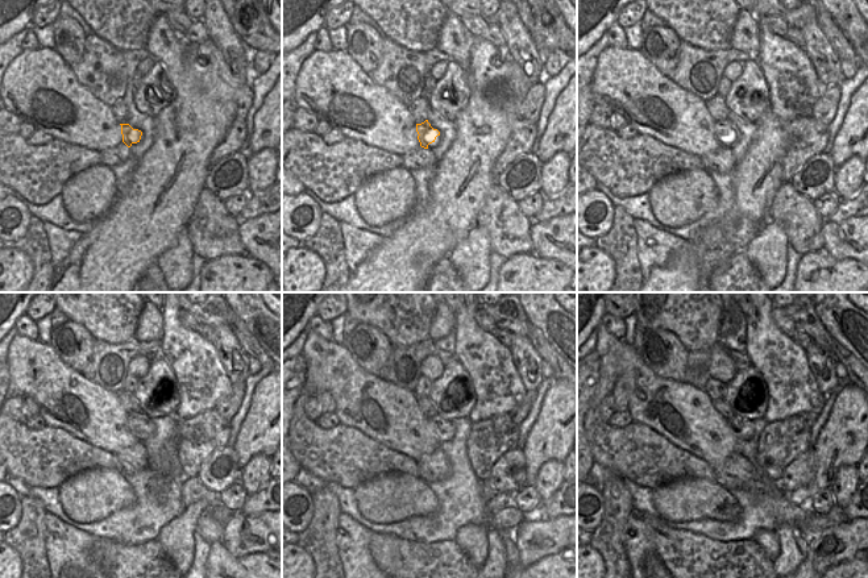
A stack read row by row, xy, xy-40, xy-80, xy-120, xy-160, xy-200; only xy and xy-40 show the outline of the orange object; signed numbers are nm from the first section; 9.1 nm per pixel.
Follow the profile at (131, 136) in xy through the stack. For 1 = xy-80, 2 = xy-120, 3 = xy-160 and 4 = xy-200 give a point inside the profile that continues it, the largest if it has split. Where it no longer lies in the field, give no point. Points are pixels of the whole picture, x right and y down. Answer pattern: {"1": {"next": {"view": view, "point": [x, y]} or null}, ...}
{"1": {"next": {"view": "xy-80", "point": [725, 129]}}, "2": {"next": {"view": "xy-120", "point": [141, 427]}}, "3": {"next": {"view": "xy-160", "point": [443, 429]}}, "4": {"next": {"view": "xy-200", "point": [743, 429]}}}

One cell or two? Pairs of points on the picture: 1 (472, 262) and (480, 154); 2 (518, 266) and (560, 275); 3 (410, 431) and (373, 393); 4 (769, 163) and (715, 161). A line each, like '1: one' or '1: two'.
1: two
2: one
3: one
4: two

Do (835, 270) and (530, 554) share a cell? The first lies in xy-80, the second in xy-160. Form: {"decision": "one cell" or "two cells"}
{"decision": "two cells"}

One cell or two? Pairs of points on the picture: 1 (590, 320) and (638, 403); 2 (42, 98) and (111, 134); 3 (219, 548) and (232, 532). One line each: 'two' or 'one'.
1: two
2: one
3: two

